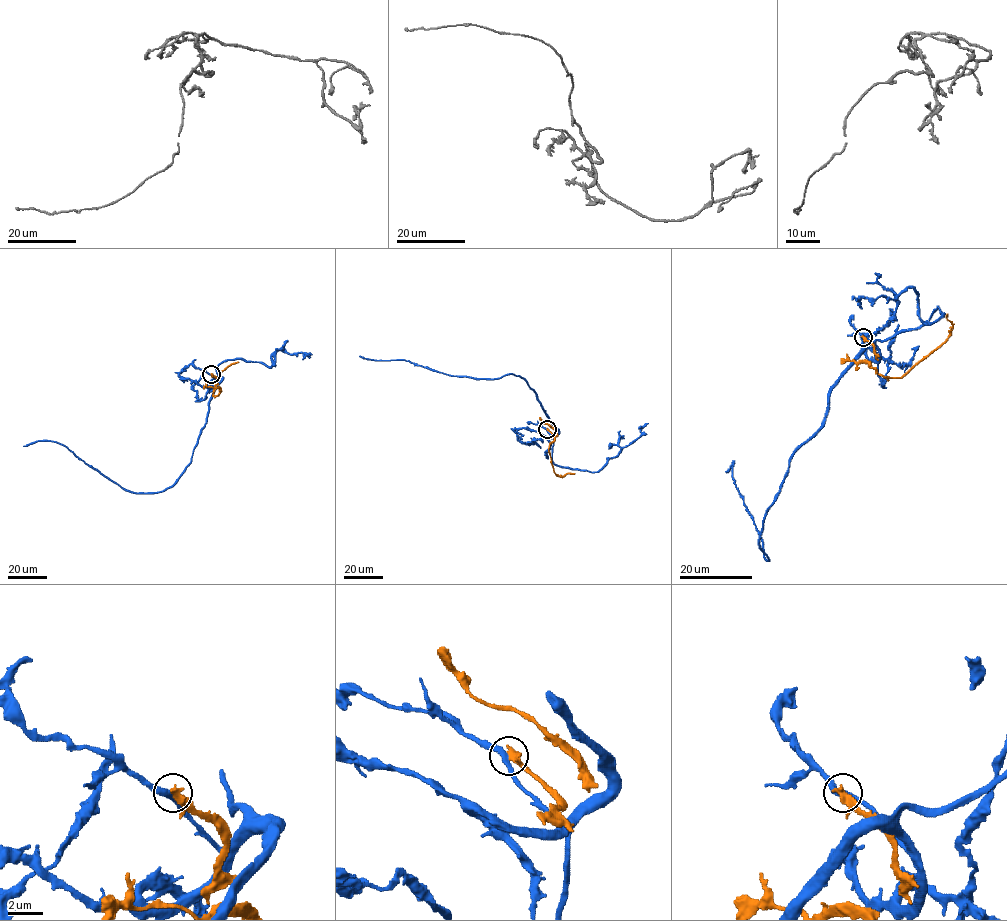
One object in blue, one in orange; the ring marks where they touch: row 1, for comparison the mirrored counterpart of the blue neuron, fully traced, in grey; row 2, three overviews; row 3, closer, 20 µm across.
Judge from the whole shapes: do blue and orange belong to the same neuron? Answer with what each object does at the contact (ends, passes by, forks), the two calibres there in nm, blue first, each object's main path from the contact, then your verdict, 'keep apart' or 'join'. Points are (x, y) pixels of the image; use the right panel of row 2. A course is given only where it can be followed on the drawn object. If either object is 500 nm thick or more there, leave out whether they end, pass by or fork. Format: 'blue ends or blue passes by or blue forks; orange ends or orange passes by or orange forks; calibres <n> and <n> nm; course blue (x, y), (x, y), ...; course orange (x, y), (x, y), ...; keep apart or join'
blue passes by; orange ends; calibres 320 and 480 nm; course blue (863, 336), (877, 348), (831, 391), (764, 517), (768, 560), (733, 461), (725, 471); course orange (863, 336), (877, 356), (872, 367), (884, 376), (902, 377), (949, 334), (952, 324), (947, 314); keep apart

